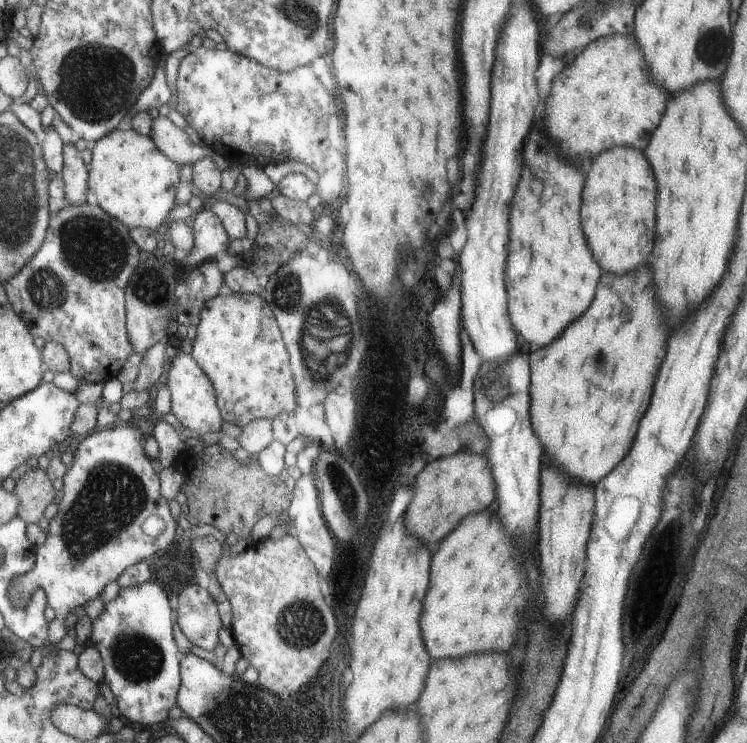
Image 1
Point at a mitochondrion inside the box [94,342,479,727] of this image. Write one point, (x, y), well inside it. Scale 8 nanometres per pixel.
(138, 658)

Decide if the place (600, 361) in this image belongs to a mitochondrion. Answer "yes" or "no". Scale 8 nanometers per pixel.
yes

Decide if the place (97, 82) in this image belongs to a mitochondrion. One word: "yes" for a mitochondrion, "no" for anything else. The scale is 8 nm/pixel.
yes

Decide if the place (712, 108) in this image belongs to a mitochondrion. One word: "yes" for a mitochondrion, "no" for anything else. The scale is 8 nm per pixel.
no

